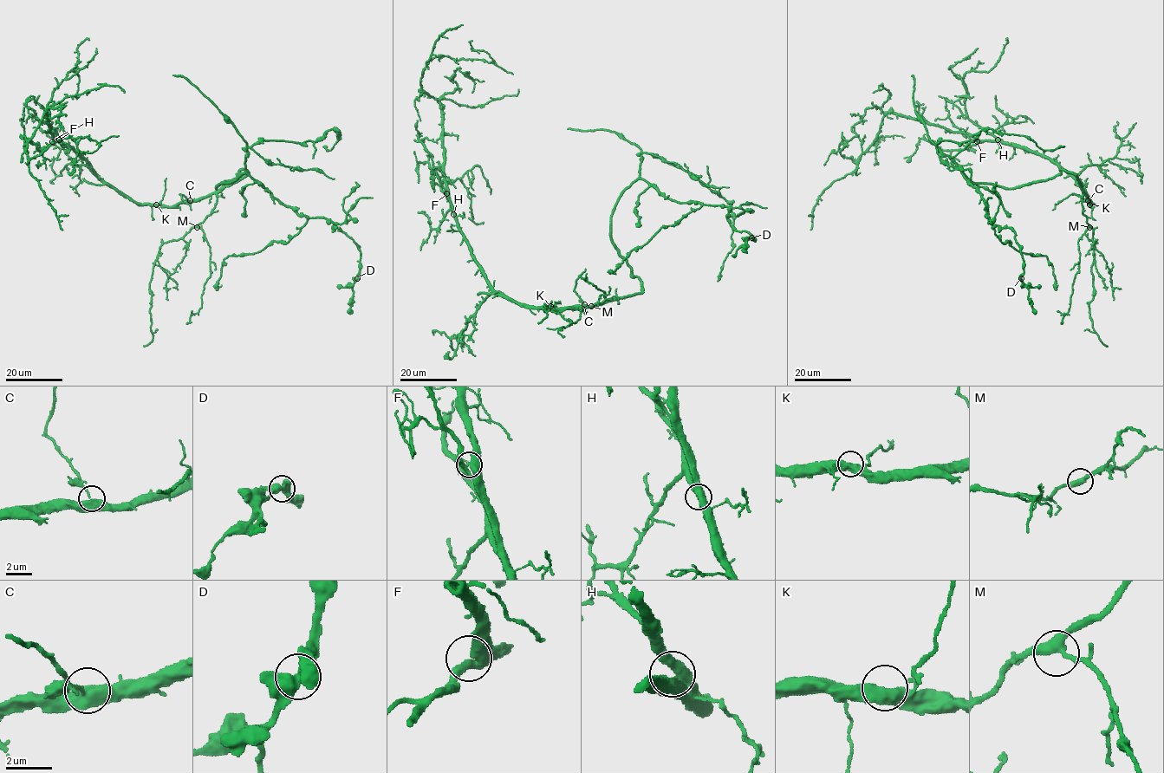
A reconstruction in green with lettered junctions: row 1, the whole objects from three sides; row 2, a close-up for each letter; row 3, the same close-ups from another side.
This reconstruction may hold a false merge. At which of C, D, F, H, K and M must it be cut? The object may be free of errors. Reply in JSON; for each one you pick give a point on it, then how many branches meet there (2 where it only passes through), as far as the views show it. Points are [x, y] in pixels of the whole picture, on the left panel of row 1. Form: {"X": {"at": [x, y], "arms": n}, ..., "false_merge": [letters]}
{"false_merge": []}

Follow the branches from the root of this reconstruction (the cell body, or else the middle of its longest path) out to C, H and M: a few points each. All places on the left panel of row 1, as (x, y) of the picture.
C: (156, 205), (175, 206), (190, 200)
H: (156, 205), (139, 204), (120, 195), (107, 185), (73, 147), (59, 139)
M: (156, 205), (175, 206), (215, 193), (215, 207), (197, 227)

